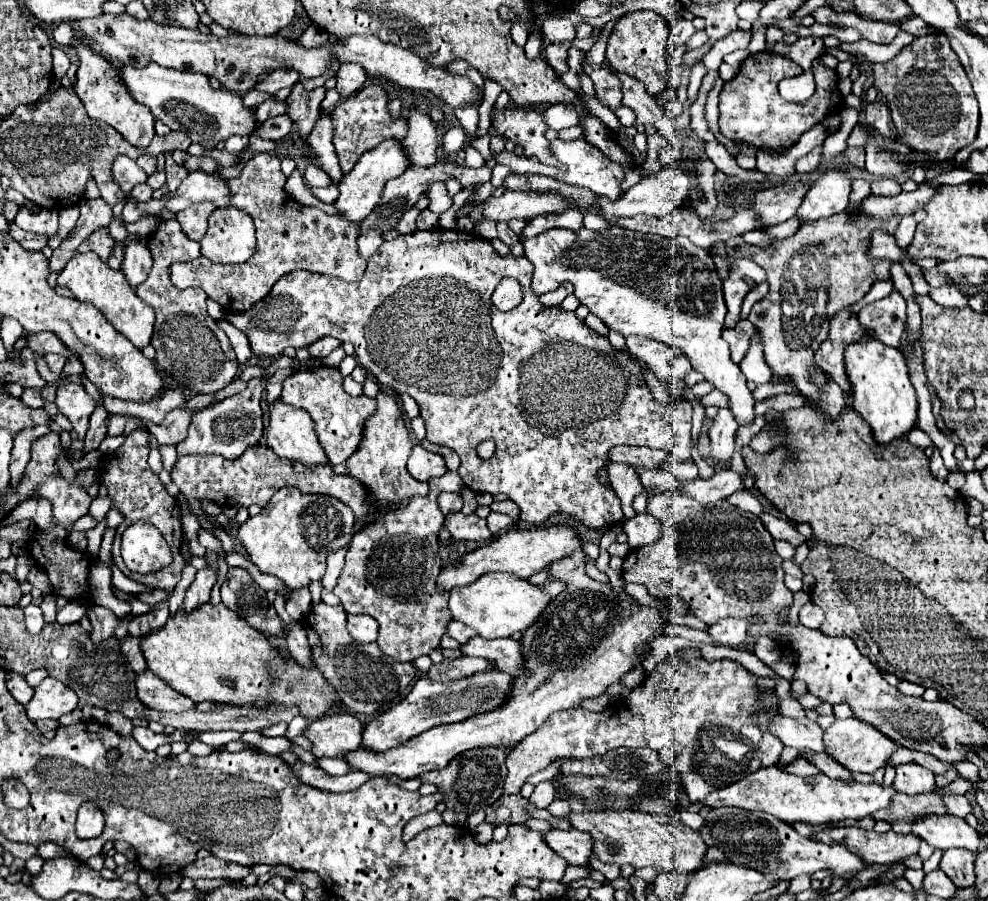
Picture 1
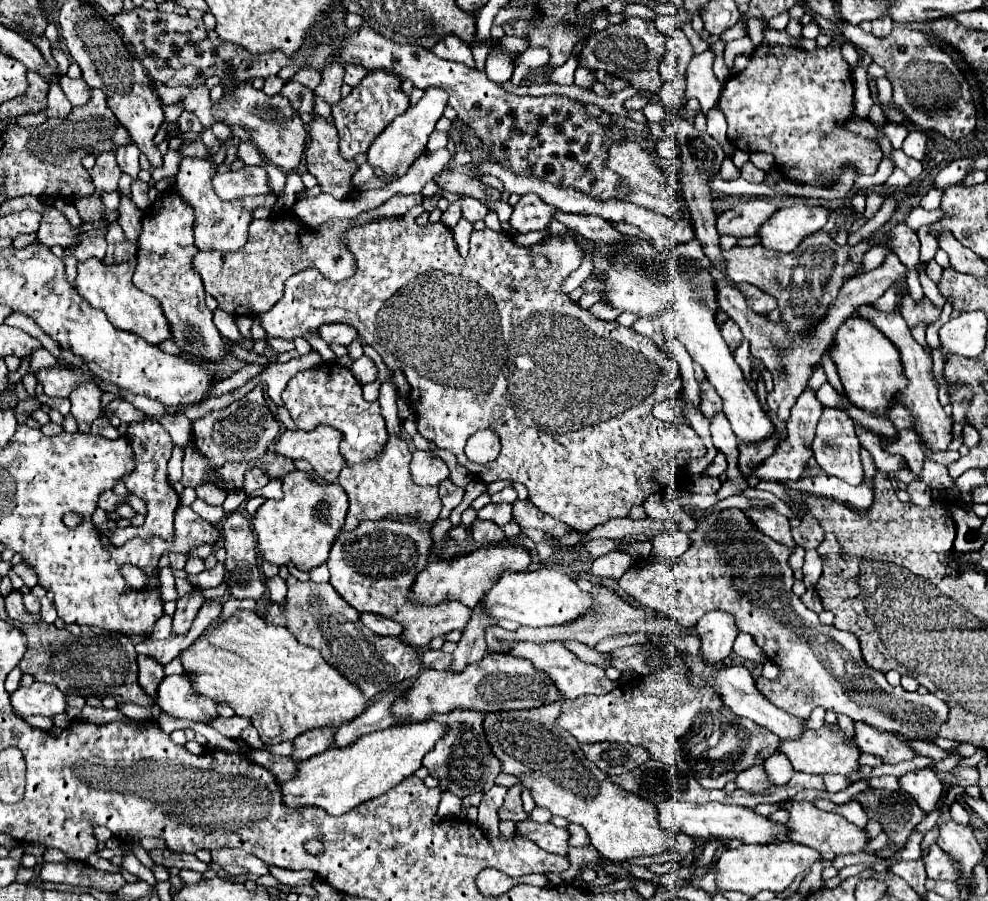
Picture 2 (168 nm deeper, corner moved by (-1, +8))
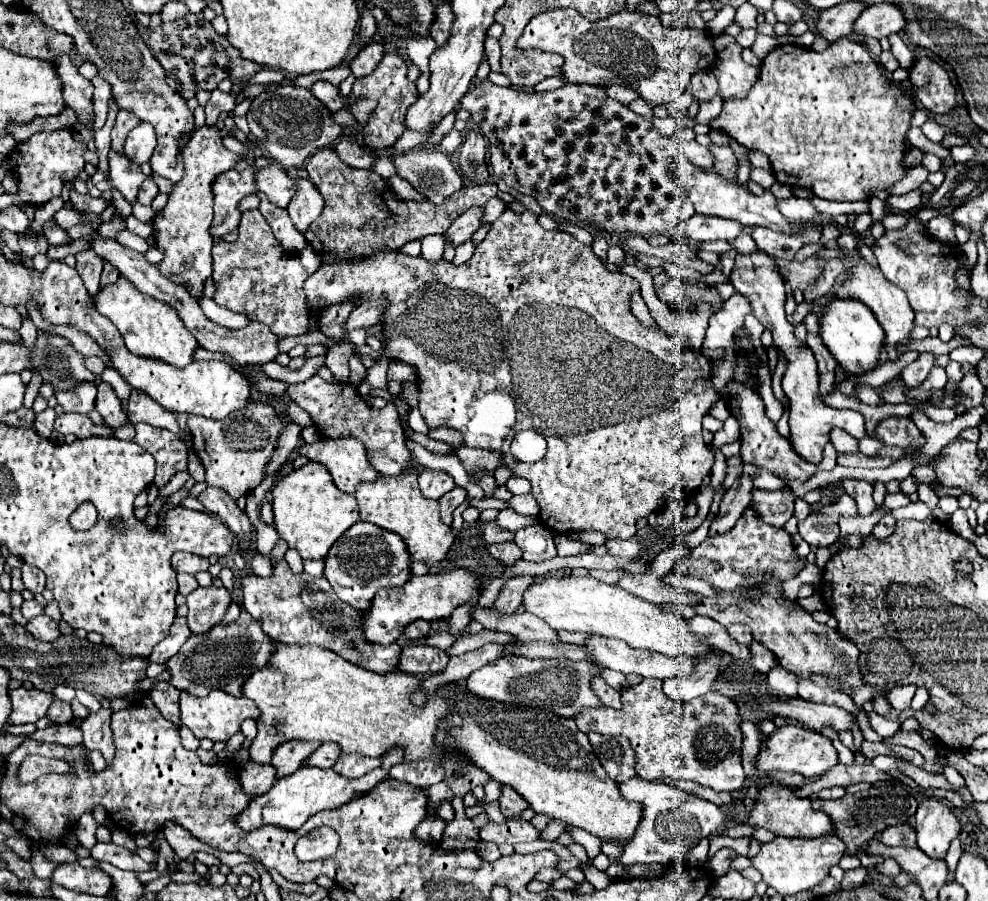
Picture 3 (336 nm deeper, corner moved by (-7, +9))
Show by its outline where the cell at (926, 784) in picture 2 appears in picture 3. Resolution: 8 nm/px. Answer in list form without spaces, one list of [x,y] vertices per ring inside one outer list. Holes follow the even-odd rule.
[[[924,798],[914,814],[918,848],[930,858],[946,858],[950,842],[960,834],[960,822],[950,812],[950,808],[936,800]]]

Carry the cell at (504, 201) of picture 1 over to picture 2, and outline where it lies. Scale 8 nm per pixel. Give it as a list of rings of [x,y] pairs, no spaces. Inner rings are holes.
[[[468,197],[468,199],[462,201],[462,217],[468,219],[470,223],[474,223],[478,219],[484,219],[486,213],[488,213],[488,207],[482,205],[480,201],[476,201],[472,197]]]

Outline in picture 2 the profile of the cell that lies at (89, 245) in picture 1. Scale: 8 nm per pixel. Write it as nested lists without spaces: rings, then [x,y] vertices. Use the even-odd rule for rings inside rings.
[[[86,237],[78,247],[76,247],[76,259],[86,261],[90,257],[102,259],[106,253],[106,241],[104,237]]]

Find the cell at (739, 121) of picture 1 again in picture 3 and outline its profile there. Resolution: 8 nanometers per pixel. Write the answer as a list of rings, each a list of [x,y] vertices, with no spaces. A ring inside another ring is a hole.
[[[844,37],[830,44],[824,52],[790,44],[790,64],[786,64],[782,52],[774,56],[774,70],[762,68],[748,98],[726,100],[720,116],[714,118],[710,126],[712,130],[728,134],[748,150],[764,152],[780,184],[808,188],[822,200],[858,202],[868,200],[876,190],[888,190],[906,176],[904,156],[910,150],[906,132],[914,110],[916,104],[912,96],[886,78],[870,52],[862,44]]]

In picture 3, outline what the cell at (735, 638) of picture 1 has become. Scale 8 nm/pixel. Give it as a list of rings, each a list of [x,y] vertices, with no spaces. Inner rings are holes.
[[[718,654],[702,660],[702,664],[694,664],[692,674],[688,674],[688,678],[668,678],[664,680],[664,694],[674,698],[674,702],[690,702],[698,696],[704,696],[712,682],[718,678],[718,666],[724,658]]]

